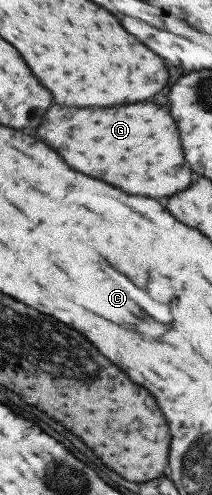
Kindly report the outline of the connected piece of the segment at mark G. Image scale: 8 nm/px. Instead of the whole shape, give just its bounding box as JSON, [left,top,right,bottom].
[36,103,190,197]

